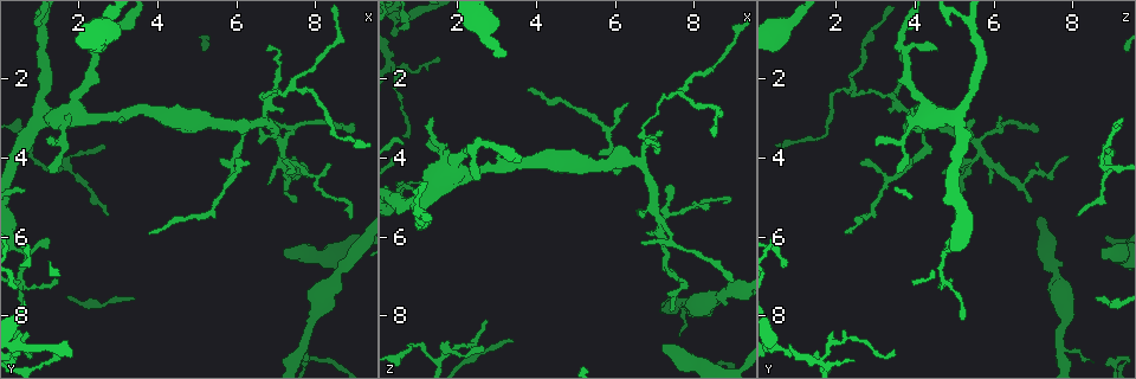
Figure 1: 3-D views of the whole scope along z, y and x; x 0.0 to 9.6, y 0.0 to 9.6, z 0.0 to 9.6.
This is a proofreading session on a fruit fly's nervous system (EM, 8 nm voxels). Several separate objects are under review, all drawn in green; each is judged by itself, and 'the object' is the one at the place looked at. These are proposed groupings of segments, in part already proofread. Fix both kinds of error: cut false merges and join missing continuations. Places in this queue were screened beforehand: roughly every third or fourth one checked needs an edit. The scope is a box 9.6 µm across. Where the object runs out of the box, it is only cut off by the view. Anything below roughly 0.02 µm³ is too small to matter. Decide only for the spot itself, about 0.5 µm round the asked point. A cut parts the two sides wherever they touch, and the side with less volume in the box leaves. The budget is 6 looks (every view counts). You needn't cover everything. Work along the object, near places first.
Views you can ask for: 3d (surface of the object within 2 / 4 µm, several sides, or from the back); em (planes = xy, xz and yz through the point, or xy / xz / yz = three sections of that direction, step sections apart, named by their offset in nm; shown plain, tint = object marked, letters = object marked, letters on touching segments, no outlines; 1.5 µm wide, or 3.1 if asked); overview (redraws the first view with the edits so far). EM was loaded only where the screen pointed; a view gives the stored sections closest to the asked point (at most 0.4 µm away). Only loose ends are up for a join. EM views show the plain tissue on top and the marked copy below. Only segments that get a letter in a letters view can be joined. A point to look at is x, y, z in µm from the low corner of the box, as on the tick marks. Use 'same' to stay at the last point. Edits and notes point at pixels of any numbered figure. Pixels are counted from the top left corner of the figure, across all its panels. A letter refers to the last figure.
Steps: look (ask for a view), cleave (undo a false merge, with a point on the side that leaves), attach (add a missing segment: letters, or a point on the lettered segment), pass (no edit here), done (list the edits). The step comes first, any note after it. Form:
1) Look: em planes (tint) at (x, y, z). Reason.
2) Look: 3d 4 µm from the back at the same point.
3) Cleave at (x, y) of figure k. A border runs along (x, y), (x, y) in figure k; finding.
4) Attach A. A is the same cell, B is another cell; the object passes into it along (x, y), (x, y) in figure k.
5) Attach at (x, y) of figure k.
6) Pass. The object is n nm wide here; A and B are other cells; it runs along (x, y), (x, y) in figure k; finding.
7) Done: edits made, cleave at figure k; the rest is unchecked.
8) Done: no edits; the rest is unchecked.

Look: 3d 2 µm from the back at (8.90, 5.60, 5.00). An open end.

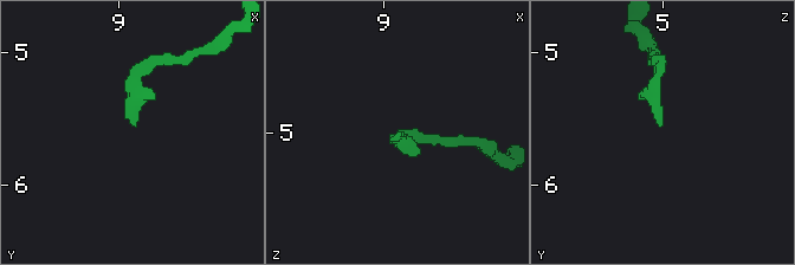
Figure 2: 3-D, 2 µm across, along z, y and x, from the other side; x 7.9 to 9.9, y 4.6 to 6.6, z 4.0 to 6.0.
Look: em xz step 8 (letters) at (8.90, 5.52, 5.02). Shape alone is not enough.

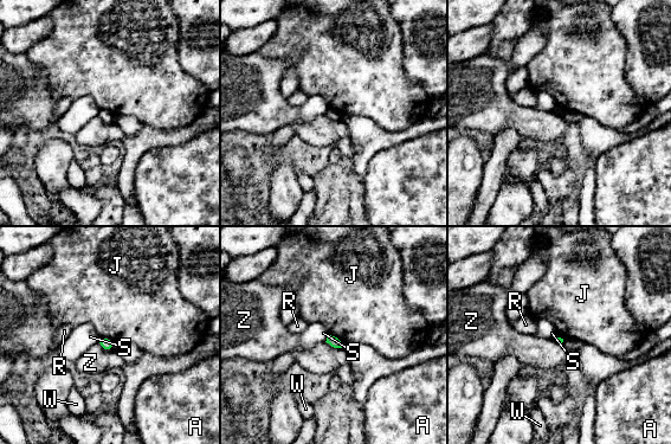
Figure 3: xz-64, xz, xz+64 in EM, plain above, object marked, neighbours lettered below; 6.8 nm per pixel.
Look: em planes (letters) at the same point.

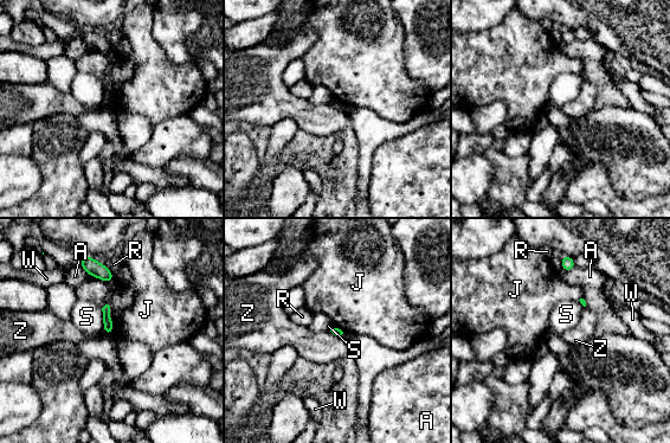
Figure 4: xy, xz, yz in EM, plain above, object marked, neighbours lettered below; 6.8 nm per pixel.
Pass. A, J, R, S, W and Z are other cells; a border runs along (105, 303), (113, 325), (107, 336) in figure 4; none of them fits.

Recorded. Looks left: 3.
Look: em planes (letters) at (9.05, 3.35, 7.15). An open end.

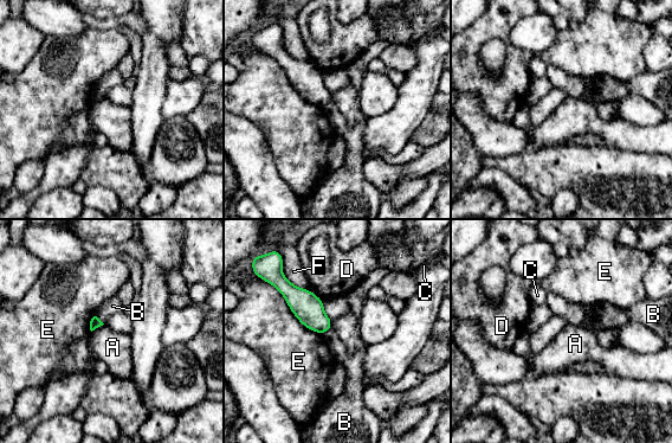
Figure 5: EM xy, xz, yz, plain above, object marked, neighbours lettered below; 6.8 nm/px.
Pass. A, B, C, D, E and F are other cells; a border runs along (104, 323), (91, 332) in figure 5; none of them fits.

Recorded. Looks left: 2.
Look: 3d 4 µm at (7.20, 6.35, 8.75).

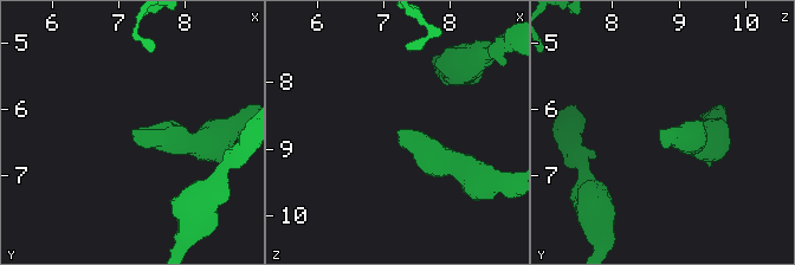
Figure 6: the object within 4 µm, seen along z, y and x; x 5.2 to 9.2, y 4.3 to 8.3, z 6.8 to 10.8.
Look: em planes (letters) at (7.20, 6.35, 8.70).

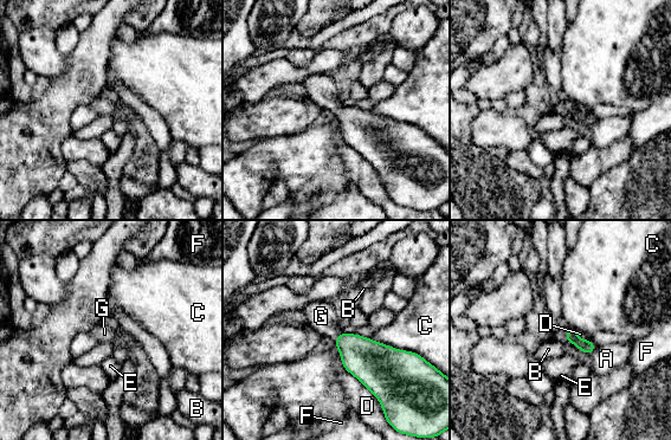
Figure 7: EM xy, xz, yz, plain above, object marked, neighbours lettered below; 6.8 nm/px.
Attach G. G is the same cell, A, B, C, D, E and F are other cells; the object passes into it along (586, 345), (566, 335), (559, 335) in figure 7; the neuron continues.

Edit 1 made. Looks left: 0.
Done: edits made, attach at figure 7; the rest is unchecked.

